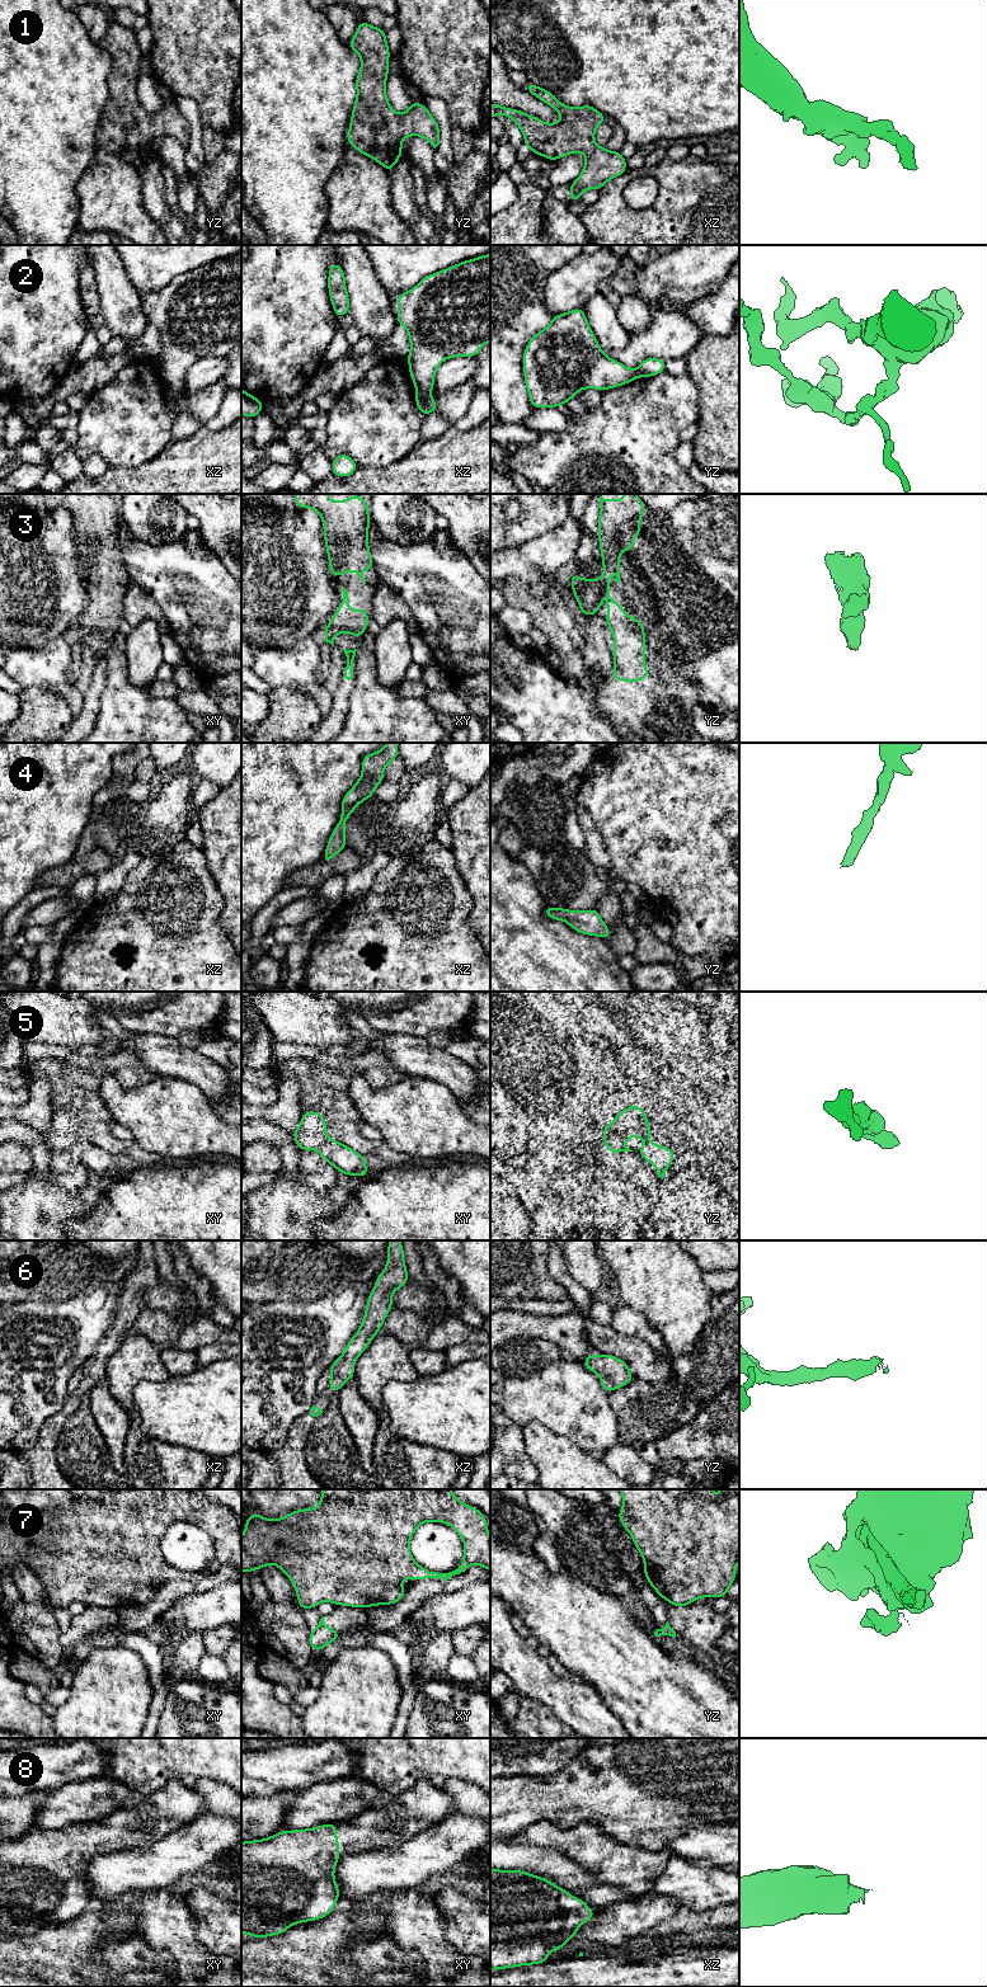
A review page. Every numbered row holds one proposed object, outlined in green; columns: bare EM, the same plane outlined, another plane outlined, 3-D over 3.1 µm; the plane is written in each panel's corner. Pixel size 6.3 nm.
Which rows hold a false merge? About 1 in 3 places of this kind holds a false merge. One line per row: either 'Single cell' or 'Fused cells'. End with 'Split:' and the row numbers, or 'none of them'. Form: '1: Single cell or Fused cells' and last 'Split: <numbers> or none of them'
1: Single cell
2: Fused cells
3: Single cell
4: Single cell
5: Single cell
6: Single cell
7: Fused cells
8: Single cell
Split: 2, 7

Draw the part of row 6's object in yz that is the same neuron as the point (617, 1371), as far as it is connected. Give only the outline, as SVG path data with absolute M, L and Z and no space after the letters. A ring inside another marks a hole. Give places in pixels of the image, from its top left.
M593 1353L582 1361L586 1369L601 1378L602 1389L606 1393L625 1386L635 1378L630 1372L629 1365L612 1355Z

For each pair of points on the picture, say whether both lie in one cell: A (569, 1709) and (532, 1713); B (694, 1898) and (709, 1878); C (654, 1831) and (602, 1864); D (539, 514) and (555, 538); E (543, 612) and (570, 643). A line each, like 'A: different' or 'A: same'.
A: different
B: same
C: different
D: different
E: same

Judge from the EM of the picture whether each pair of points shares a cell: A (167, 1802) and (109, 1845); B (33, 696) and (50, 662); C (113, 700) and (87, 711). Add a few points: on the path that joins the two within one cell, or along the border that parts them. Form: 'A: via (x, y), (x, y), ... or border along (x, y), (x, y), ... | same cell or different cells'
A: via (153, 1816), (123, 1831) | same cell
B: border along (24, 687), (48, 687), (65, 698) | different cells
C: border along (107, 677), (99, 700), (97, 721), (92, 729) | different cells

